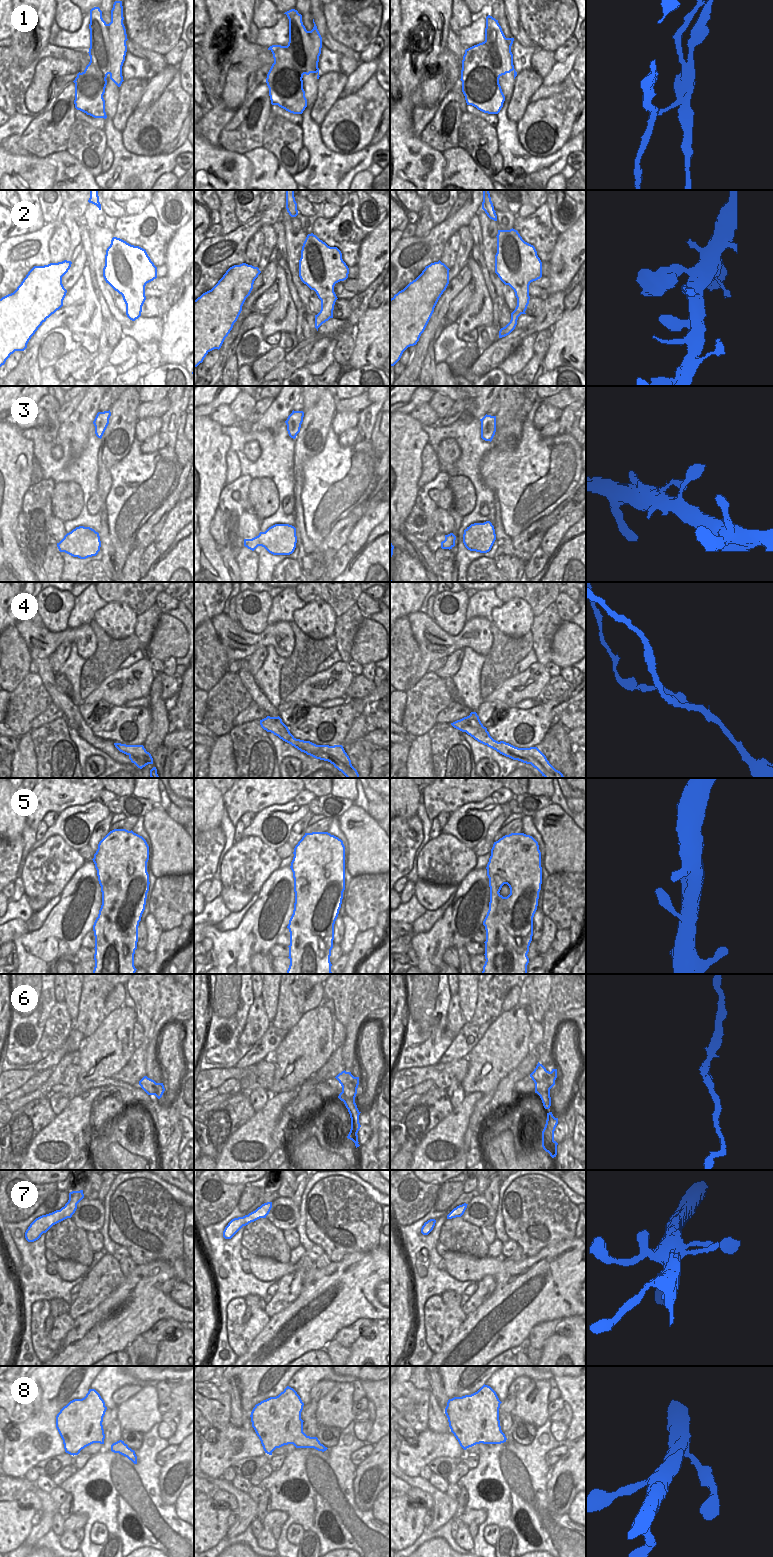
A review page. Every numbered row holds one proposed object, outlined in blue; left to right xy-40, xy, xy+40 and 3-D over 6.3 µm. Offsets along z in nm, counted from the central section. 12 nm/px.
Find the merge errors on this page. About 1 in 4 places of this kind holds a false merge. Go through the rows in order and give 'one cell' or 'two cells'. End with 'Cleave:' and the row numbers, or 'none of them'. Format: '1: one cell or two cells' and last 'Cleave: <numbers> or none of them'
1: two cells
2: one cell
3: one cell
4: two cells
5: one cell
6: one cell
7: one cell
8: one cell
Cleave: 1, 4

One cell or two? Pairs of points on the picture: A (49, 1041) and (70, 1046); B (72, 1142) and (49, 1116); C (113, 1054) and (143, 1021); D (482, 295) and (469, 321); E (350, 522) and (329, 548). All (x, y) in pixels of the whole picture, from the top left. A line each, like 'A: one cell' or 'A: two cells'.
A: two cells
B: two cells
C: two cells
D: one cell
E: one cell

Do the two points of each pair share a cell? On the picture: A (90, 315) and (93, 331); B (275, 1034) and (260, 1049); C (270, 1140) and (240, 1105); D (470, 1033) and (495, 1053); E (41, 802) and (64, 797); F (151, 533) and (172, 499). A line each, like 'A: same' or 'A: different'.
A: same
B: same
C: different
D: different
E: same
F: same

